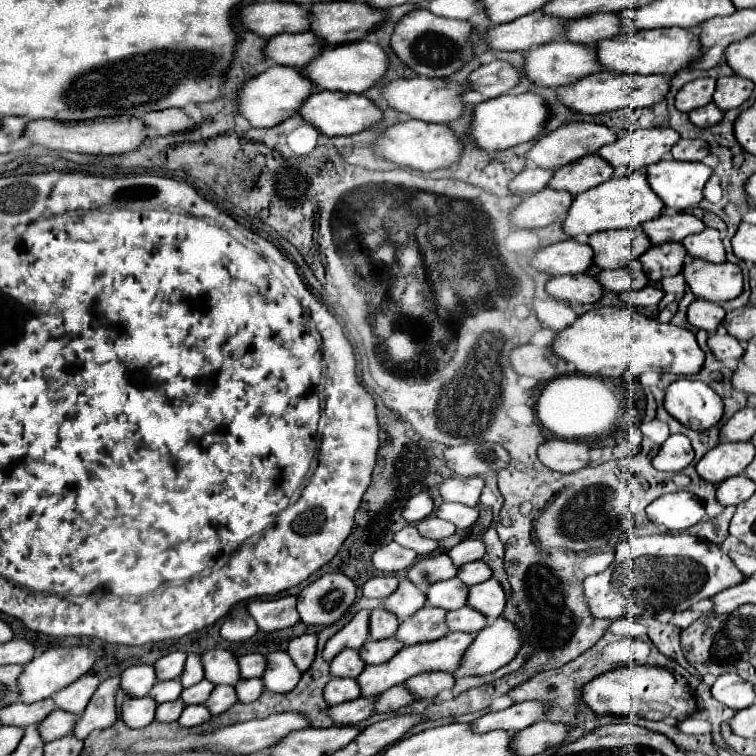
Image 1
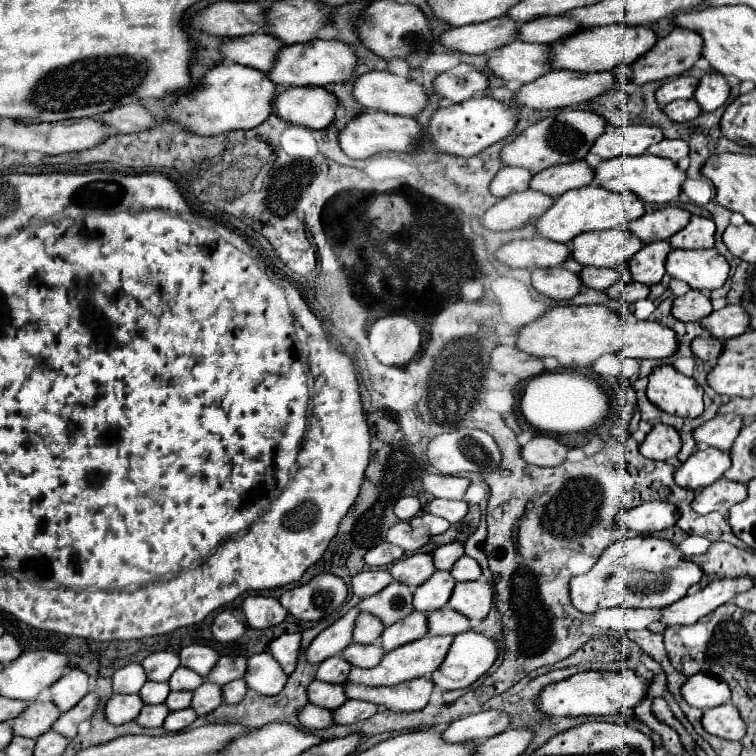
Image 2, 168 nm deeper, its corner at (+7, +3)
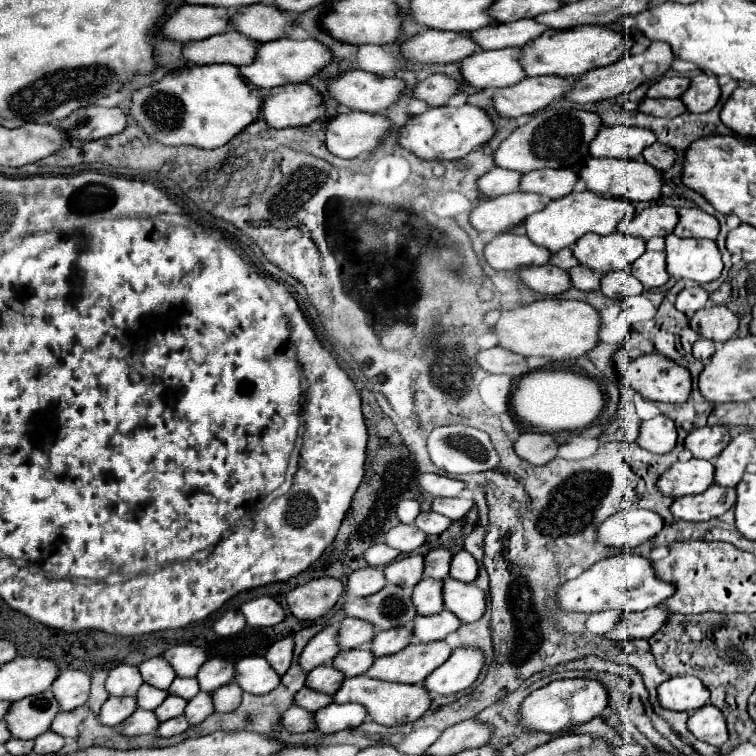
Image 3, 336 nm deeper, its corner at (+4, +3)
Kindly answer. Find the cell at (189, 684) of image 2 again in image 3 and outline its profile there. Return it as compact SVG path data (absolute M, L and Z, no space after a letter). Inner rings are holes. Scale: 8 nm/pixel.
M178 676L170 688L168 688L170 694L176 694L176 696L182 696L184 700L192 700L198 692L200 692L200 686L198 686L198 680L196 678L186 678L186 676Z

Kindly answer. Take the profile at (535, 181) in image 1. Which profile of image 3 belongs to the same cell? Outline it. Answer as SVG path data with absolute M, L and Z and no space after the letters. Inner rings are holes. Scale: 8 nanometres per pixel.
M494 168L492 172L484 174L484 176L478 180L478 188L480 188L480 192L486 194L488 198L494 198L494 196L518 192L520 180L522 180L522 174L520 174L520 172Z

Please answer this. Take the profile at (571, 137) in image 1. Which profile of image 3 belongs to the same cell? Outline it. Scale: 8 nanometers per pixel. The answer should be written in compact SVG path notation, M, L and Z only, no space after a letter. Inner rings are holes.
M544 108L542 112L534 114L534 118L516 128L494 152L494 162L500 168L516 170L526 174L530 170L540 168L570 168L580 164L588 158L588 144L598 134L602 120L594 112L584 110L560 110L560 108Z

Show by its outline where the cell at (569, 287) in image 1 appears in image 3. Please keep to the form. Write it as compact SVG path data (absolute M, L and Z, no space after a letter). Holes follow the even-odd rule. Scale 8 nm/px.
M546 264L540 268L542 270L538 270L538 266L526 266L520 270L522 282L534 292L540 292L544 296L556 296L572 288L572 282L566 270L556 268L552 264Z

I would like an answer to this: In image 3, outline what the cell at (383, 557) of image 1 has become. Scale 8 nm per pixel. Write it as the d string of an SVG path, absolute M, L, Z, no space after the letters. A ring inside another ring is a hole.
M376 544L364 552L364 560L368 562L368 566L374 566L374 568L384 568L390 562L394 562L398 556L400 552L396 548L390 548L388 544Z

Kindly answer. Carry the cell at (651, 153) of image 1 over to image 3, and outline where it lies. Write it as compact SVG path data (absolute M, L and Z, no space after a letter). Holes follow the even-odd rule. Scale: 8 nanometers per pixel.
M604 126L590 144L594 158L628 158L636 160L642 150L656 142L654 132L638 126Z

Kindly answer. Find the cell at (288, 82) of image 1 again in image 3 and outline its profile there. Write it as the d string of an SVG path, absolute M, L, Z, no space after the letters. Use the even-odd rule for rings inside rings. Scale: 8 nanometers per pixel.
M210 64L210 66L188 66L178 72L166 74L160 82L154 82L152 86L144 86L134 92L132 96L132 118L144 128L148 136L154 140L168 144L168 146L196 146L196 148L218 148L226 144L230 138L234 138L238 132L242 132L246 126L258 120L262 112L262 98L264 92L248 82L240 68L232 64Z

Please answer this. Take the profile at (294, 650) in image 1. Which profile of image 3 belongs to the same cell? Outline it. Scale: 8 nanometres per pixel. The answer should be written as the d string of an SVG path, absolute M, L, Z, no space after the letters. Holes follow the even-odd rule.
M286 636L286 638L274 642L274 644L268 648L266 660L268 660L270 666L278 672L278 676L284 676L286 670L290 668L292 650L294 650L294 640L292 640L292 636Z

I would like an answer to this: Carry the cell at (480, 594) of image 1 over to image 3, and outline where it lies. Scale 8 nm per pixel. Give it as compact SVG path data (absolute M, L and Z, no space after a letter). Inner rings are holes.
M454 578L444 580L446 608L454 612L464 624L476 622L484 616L486 610L486 592L474 584L464 584Z

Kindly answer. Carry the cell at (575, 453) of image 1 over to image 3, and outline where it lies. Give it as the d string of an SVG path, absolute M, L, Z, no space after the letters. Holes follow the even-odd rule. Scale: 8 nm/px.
M524 432L514 442L514 450L520 458L528 460L534 466L544 466L558 454L558 442L552 434Z

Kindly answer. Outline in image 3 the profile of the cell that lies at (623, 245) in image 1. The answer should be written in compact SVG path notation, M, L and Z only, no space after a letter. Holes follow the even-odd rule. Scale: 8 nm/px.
M616 230L608 236L584 234L572 252L576 260L588 268L602 266L602 270L594 268L596 272L614 272L634 264L634 260L640 258L644 250L646 242L642 238L634 238Z

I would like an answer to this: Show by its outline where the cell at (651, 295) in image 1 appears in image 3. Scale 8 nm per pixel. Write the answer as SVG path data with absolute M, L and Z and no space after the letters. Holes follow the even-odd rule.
M626 268L626 270L618 270L618 272L612 272L612 274L606 274L602 278L600 290L608 298L628 298L628 296L642 294L644 286L632 276L630 268Z

